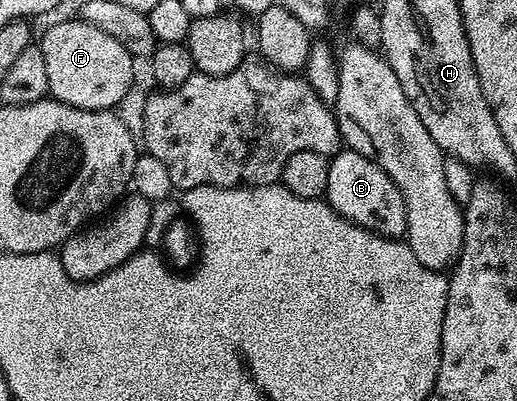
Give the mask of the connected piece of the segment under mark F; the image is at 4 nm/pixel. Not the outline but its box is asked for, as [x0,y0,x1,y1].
[41,19,135,109]

